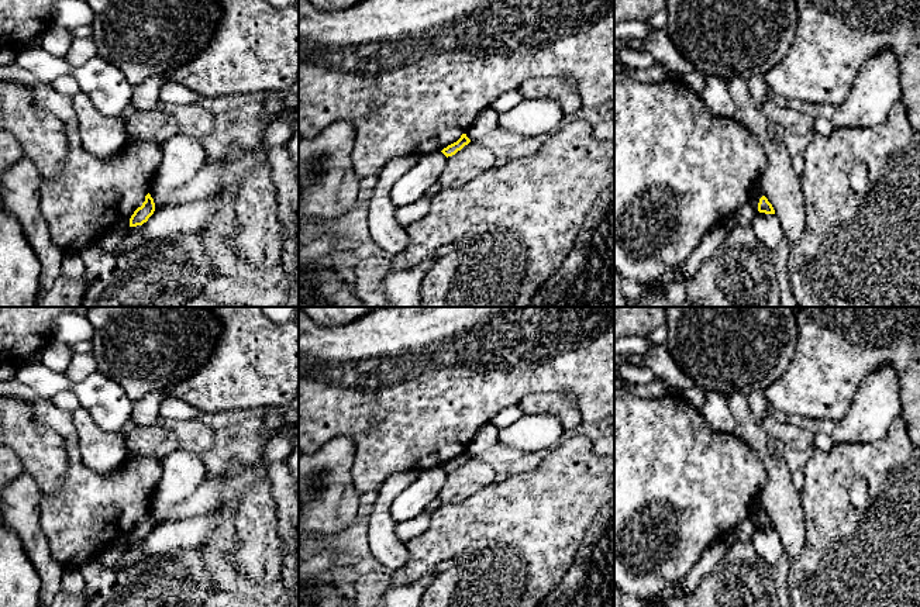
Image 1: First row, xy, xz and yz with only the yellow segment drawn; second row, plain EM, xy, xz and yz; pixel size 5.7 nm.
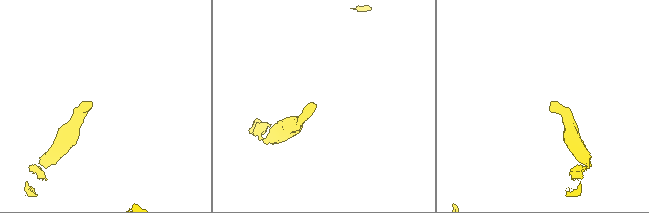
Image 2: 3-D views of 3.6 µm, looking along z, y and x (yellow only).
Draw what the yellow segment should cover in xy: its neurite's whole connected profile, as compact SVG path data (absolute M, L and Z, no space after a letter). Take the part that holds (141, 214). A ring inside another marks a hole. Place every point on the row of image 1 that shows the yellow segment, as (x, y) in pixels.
M151 194L145 196L145 201L138 207L130 218L130 227L142 225L155 211L155 203Z

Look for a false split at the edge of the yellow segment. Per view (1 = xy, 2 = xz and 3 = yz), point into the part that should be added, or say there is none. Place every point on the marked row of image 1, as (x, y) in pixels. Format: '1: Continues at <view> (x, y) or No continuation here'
1: No continuation here
2: No continuation here
3: No continuation here

